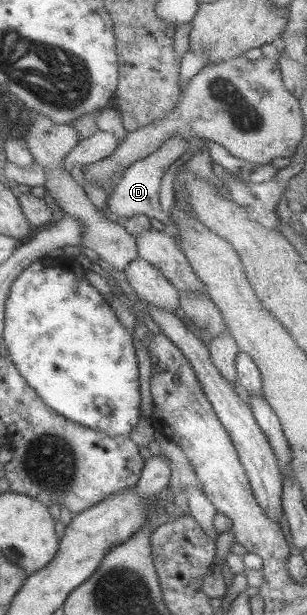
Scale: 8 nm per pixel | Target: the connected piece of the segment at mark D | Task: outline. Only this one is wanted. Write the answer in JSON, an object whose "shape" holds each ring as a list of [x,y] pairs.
{"shape":[[[177,133],[173,138],[169,138],[157,152],[149,154],[147,158],[141,158],[138,161],[133,161],[122,174],[122,179],[116,182],[116,187],[108,196],[107,208],[101,211],[107,220],[123,225],[126,220],[135,216],[136,214],[145,214],[150,219],[156,218],[160,220],[168,228],[168,233],[178,241],[178,230],[175,222],[171,220],[161,209],[161,202],[159,201],[159,188],[161,188],[161,180],[165,176],[165,172],[173,164],[177,162],[185,153],[187,149],[187,139],[181,138]]]}

